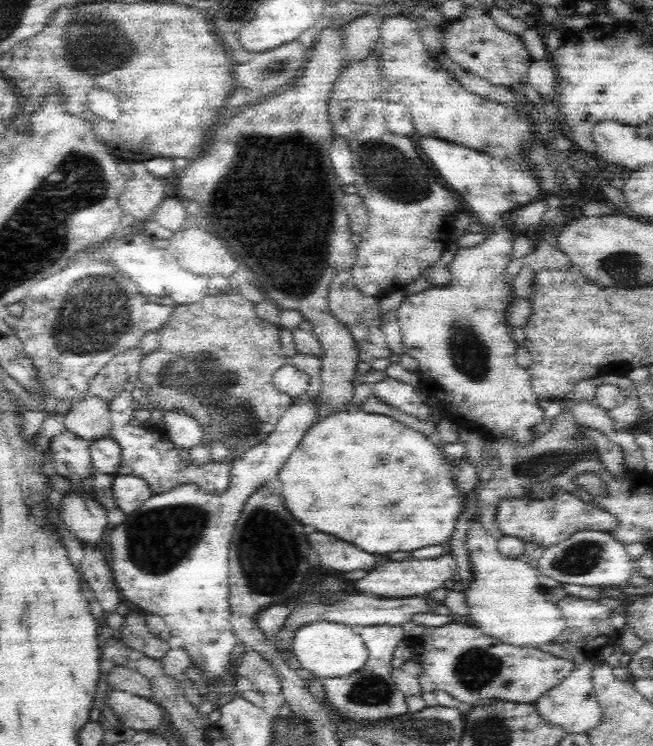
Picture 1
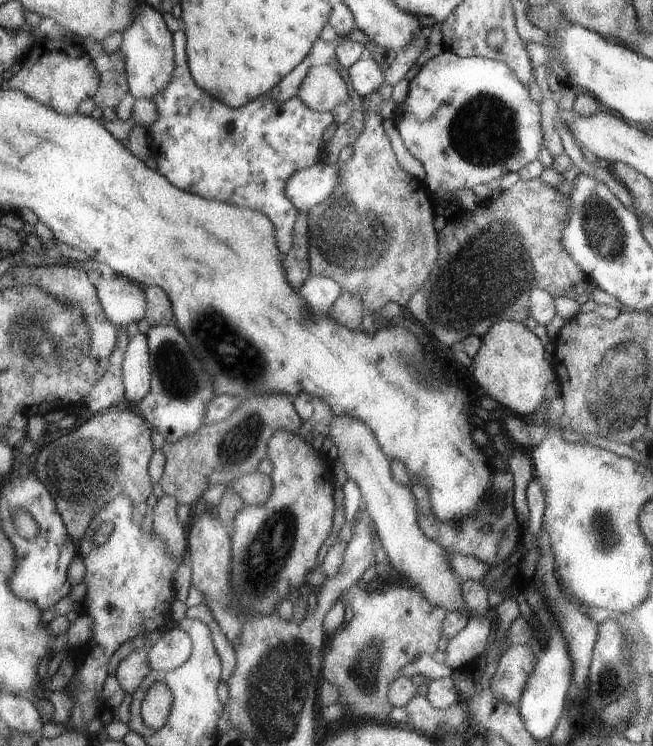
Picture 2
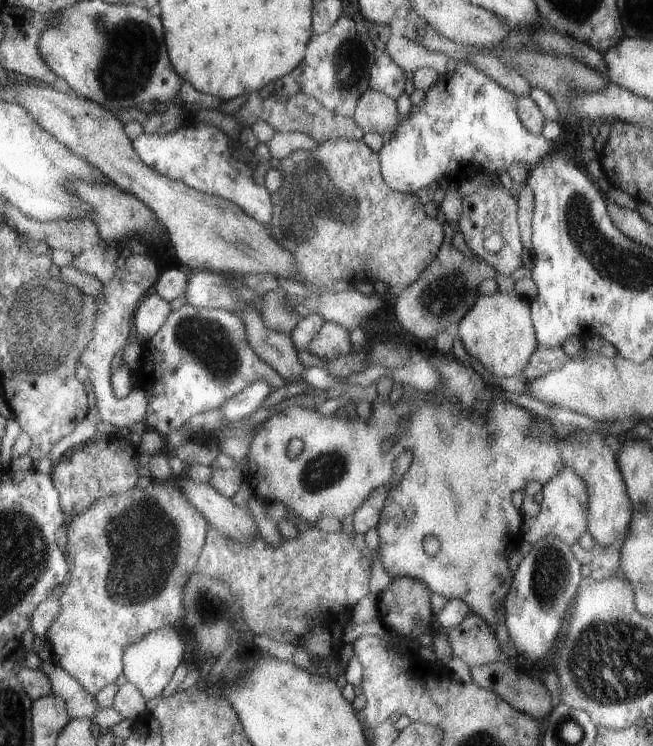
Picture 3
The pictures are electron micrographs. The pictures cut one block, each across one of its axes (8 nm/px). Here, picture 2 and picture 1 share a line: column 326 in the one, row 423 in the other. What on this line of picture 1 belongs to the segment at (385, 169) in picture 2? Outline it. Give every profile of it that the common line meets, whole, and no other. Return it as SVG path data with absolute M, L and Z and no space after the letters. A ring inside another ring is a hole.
M222 276L210 278L208 296L205 296L200 302L195 302L194 304L175 306L168 322L162 325L160 330L158 330L160 333L158 346L152 352L142 357L138 372L136 376L134 376L134 378L140 380L142 384L145 384L145 388L149 391L150 399L152 400L151 406L164 410L164 412L170 412L170 410L183 410L191 417L194 417L194 420L202 427L201 441L209 447L212 442L223 442L226 444L229 451L246 452L254 449L254 446L258 446L260 442L264 442L269 434L274 432L278 421L282 418L282 414L292 406L292 402L295 400L295 397L283 393L272 384L274 373L285 364L288 364L288 358L286 358L286 355L282 352L279 341L280 325L274 325L258 318L256 311L254 311L254 307L255 303L246 300L237 291L237 281L229 280Z

